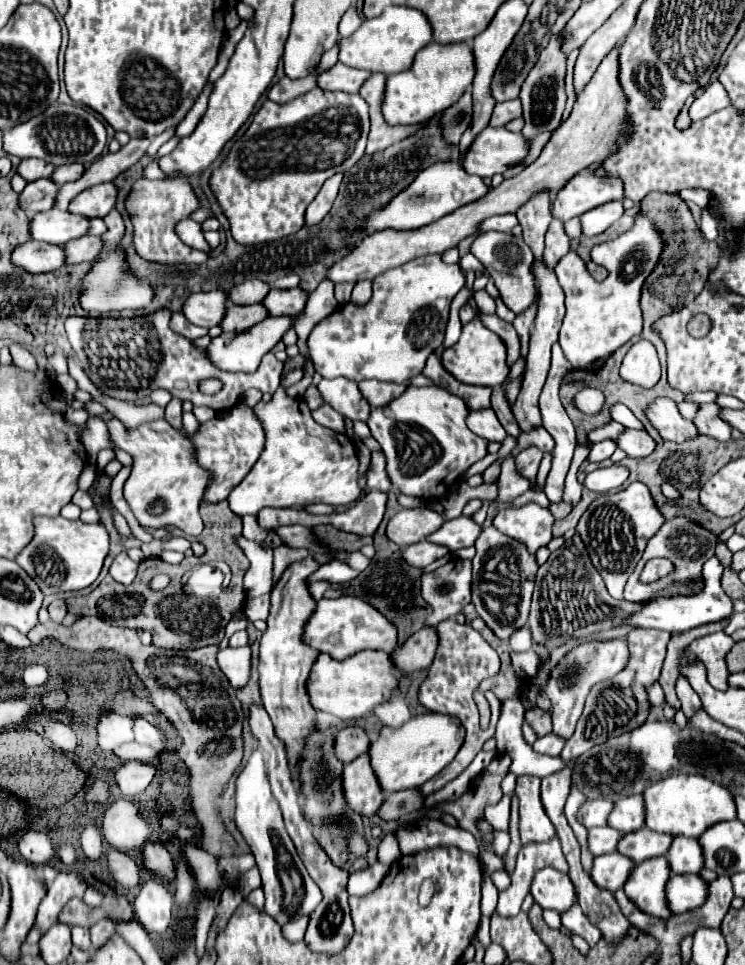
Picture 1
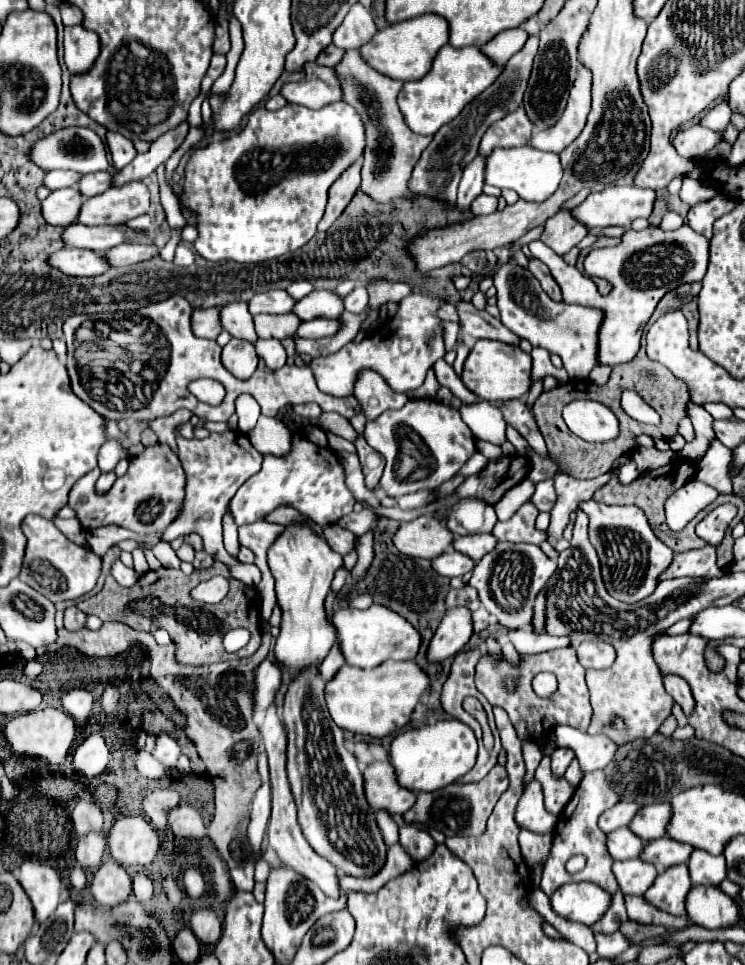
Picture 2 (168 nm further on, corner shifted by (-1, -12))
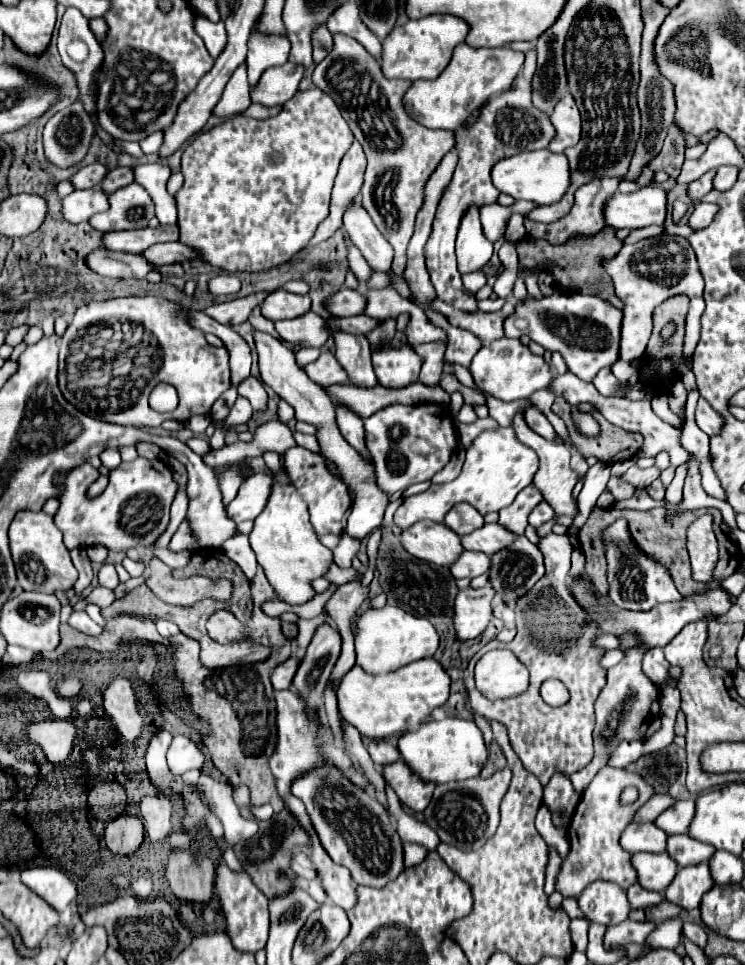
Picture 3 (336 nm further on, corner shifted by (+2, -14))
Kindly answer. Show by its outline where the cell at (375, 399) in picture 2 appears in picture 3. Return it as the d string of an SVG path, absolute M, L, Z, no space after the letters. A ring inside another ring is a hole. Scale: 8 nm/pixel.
M341 332L335 336L335 350L337 362L347 372L349 384L367 388L379 384L371 366L371 346L365 336L351 336Z

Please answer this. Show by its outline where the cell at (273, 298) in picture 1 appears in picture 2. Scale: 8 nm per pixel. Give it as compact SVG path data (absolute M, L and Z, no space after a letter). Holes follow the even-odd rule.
M314 290L312 294L296 302L292 312L298 314L302 320L338 318L344 312L344 300L336 292Z

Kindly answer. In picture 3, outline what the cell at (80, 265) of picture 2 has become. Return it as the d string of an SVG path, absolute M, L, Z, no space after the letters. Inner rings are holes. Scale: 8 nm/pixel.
M93 250L85 256L87 268L91 268L95 274L109 276L109 278L145 278L149 270L155 266L141 260L139 254L125 254L125 252L113 252L113 250Z

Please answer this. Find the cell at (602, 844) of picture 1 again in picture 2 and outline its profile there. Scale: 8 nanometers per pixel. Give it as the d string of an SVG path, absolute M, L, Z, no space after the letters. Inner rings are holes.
M628 826L608 834L608 852L612 854L614 860L638 858L642 848L644 848L644 840L638 838Z

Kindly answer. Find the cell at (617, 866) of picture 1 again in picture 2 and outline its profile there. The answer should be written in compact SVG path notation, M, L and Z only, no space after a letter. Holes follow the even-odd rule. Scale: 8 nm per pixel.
M636 858L636 860L614 862L614 874L622 894L642 896L652 886L652 880L656 880L658 870L652 864L640 862L640 858Z

